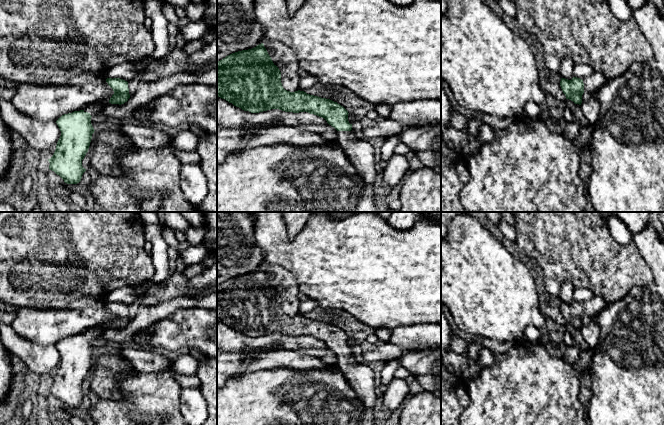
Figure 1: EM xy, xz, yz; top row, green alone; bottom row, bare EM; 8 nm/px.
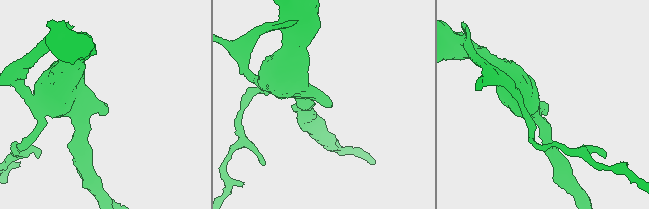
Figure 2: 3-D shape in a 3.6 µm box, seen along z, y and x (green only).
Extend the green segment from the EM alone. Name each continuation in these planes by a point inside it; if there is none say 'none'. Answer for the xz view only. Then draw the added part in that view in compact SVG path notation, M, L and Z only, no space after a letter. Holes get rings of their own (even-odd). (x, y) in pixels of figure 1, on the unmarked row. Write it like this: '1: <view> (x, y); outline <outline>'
1: xz (361, 377); outline M338 355L336 365L347 378L359 400L366 408L374 408L380 397L375 385L375 375L367 363L358 362L354 356Z

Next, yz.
1: yz (592, 308); outline M594 296L590 301L583 303L584 315L594 319L608 303L601 296Z

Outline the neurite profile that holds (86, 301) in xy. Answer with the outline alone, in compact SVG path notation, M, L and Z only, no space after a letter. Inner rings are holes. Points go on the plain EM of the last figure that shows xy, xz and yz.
M83 296L70 304L70 310L106 305L105 297Z

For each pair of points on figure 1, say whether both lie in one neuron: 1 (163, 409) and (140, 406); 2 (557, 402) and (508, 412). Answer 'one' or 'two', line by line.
1: one
2: one

